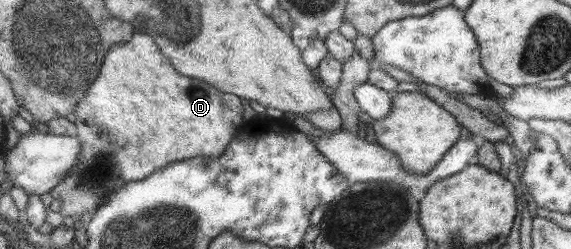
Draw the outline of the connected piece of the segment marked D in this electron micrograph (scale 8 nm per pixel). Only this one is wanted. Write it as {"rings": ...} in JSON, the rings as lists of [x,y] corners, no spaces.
{"rings":[[[137,31],[132,34],[131,38],[129,38],[123,46],[111,46],[111,48],[109,48],[109,52],[107,52],[107,56],[105,56],[105,62],[103,62],[103,66],[101,66],[99,76],[93,80],[93,84],[90,84],[83,98],[79,100],[73,114],[75,115],[75,121],[72,123],[76,128],[75,138],[78,141],[80,152],[79,155],[77,155],[77,161],[73,163],[73,167],[67,171],[67,175],[63,175],[63,179],[49,190],[49,196],[51,196],[52,200],[59,200],[59,204],[61,204],[61,206],[59,206],[59,215],[61,215],[63,219],[68,216],[73,219],[73,221],[89,219],[92,213],[102,204],[103,198],[107,198],[109,194],[113,194],[113,190],[119,190],[121,186],[125,186],[125,182],[143,180],[143,178],[149,176],[153,170],[165,168],[167,164],[177,162],[177,160],[195,157],[217,158],[221,152],[225,151],[227,144],[232,140],[235,132],[237,132],[238,126],[243,123],[241,118],[243,108],[241,106],[241,100],[237,96],[233,94],[223,94],[223,92],[219,92],[219,90],[215,90],[215,88],[207,86],[207,84],[201,80],[179,76],[179,74],[169,66],[169,62],[165,60],[164,54],[161,53],[156,42],[152,39],[152,34]]]}

